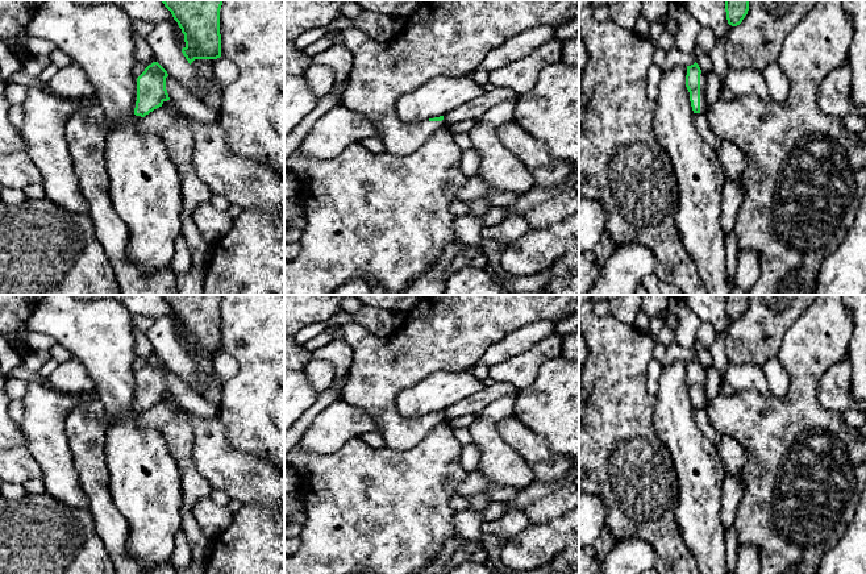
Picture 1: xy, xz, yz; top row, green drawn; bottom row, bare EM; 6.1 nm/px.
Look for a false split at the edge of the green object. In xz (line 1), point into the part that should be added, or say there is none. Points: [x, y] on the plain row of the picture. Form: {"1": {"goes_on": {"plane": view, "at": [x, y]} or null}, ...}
{"1": {"goes_on": {"plane": "xz", "at": [442, 332]}}}

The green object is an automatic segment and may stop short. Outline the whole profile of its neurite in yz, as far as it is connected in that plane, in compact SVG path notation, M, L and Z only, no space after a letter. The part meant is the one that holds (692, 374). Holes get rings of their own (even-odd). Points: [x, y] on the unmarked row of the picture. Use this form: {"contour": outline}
{"contour": "M696 357L687 361L686 382L690 387L694 408L707 408L709 404L705 390L707 371L701 367Z"}

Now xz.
{"contour": "M422 295L416 307L405 313L401 326L387 337L372 336L355 323L329 324L303 348L313 353L334 338L345 340L354 350L354 362L349 370L347 382L341 390L342 399L374 417L388 449L409 450L420 444L434 425L444 423L444 411L412 419L404 417L396 408L396 396L401 390L419 383L436 371L466 370L478 365L486 350L511 332L537 321L558 323L571 315L579 315L579 295Z"}

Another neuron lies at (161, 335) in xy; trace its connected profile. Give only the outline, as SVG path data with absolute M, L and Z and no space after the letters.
M166 317L154 319L151 326L145 333L151 344L154 355L158 357L168 370L175 373L182 380L187 380L196 373L196 367L178 341L172 329L172 321Z

